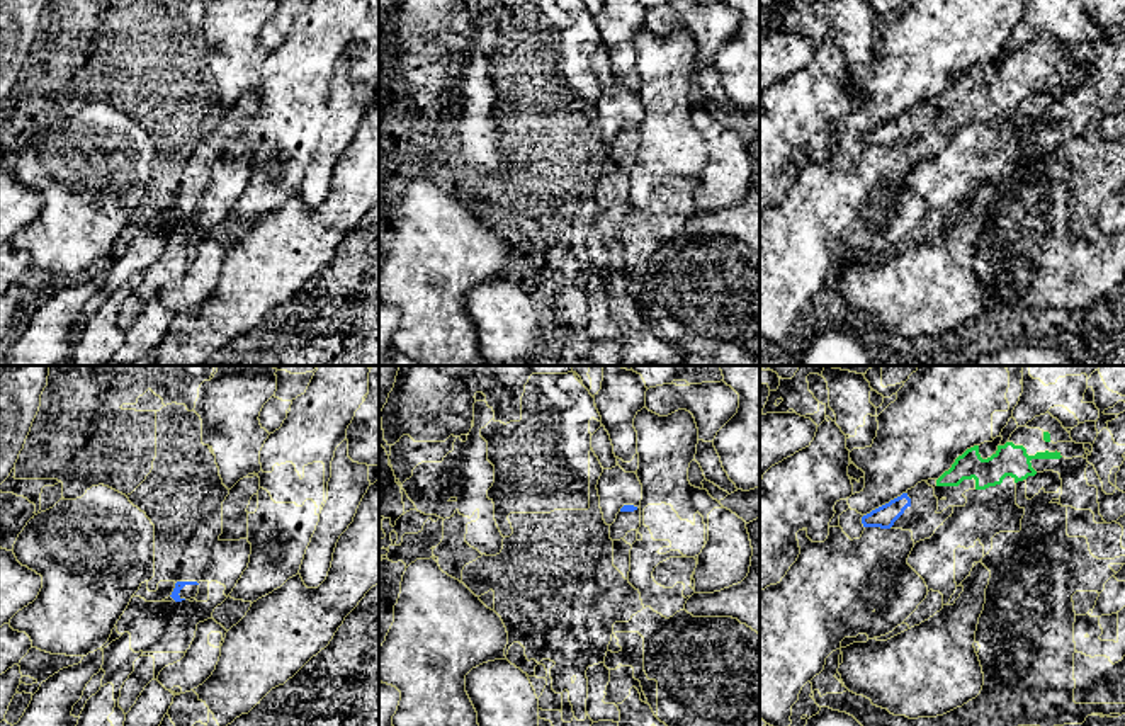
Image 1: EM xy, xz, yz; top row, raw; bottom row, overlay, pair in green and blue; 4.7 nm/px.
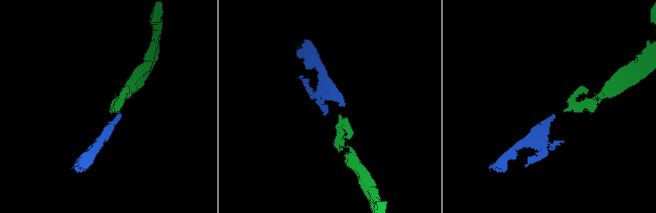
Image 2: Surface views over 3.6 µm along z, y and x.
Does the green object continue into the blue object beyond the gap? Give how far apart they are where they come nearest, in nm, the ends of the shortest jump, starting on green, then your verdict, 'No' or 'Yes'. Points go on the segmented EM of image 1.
Distance 140 nm. Across: yz (937, 485), (910, 499). Yes

